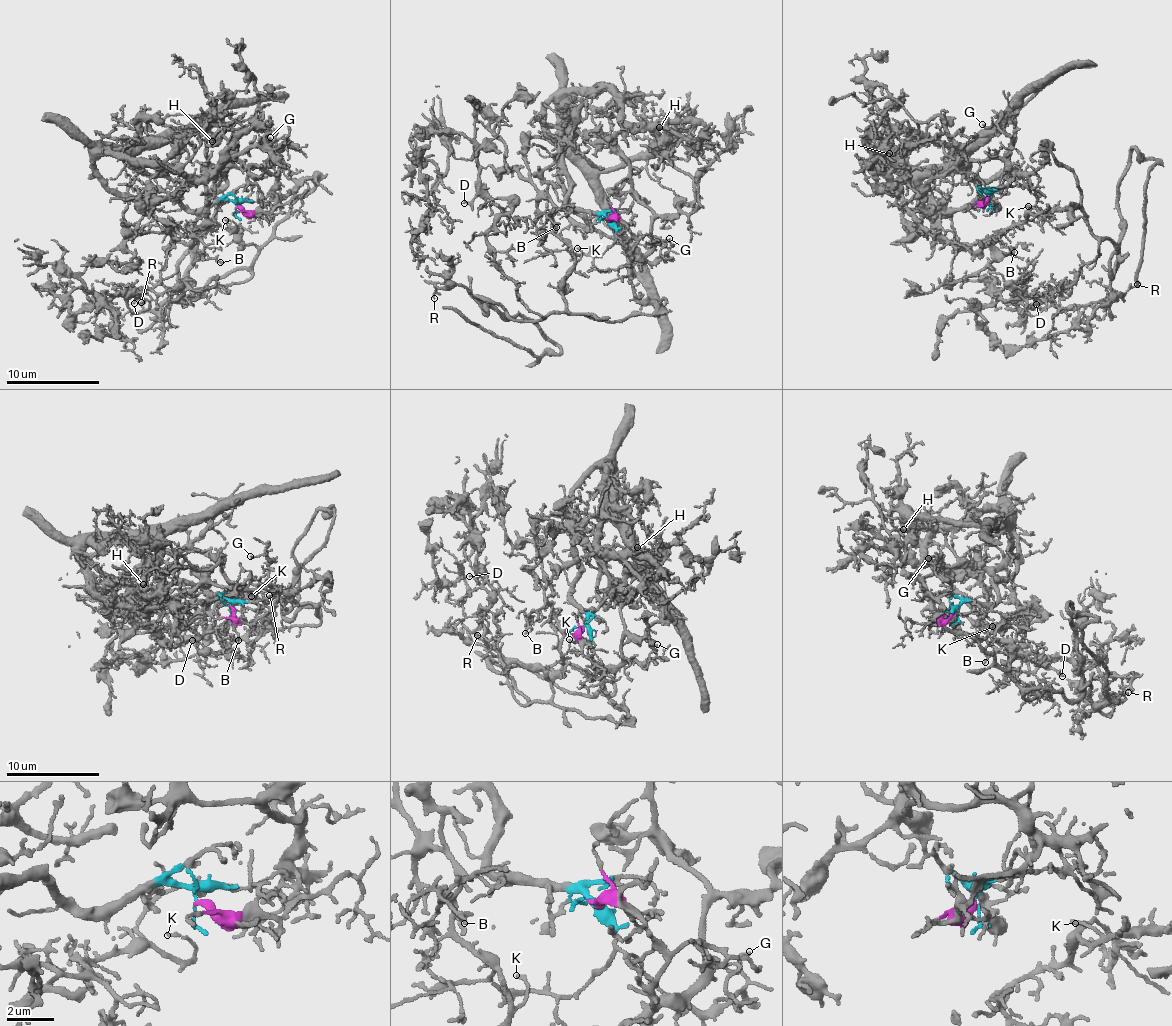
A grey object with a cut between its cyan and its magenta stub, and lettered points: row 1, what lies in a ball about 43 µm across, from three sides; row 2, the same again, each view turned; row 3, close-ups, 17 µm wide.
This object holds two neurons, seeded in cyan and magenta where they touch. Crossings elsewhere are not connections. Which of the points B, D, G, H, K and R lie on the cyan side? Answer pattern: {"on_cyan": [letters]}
{"on_cyan": ["H"]}

